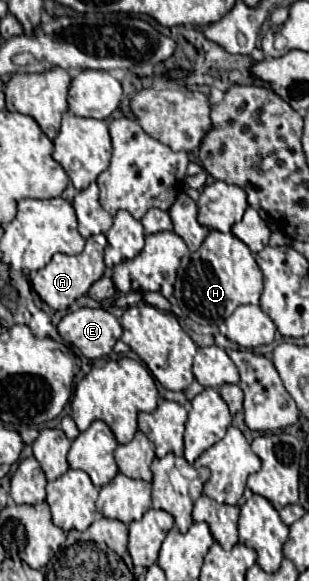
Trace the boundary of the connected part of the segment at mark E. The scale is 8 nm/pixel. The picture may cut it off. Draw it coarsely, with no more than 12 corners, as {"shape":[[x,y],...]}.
{"shape":[[66,313],[58,331],[88,359],[110,355],[122,337],[112,313]]}

